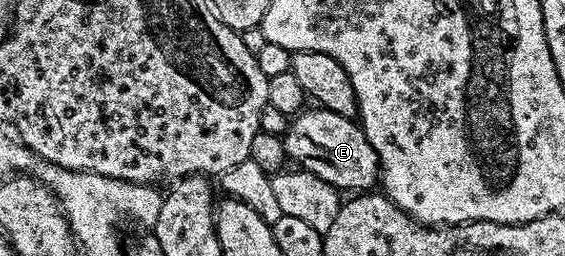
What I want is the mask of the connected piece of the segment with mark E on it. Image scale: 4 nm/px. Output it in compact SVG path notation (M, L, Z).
M310 106L289 121L284 143L287 157L291 161L294 159L299 169L316 174L316 178L324 178L333 188L370 190L379 183L378 155L357 119L349 120L321 106Z

